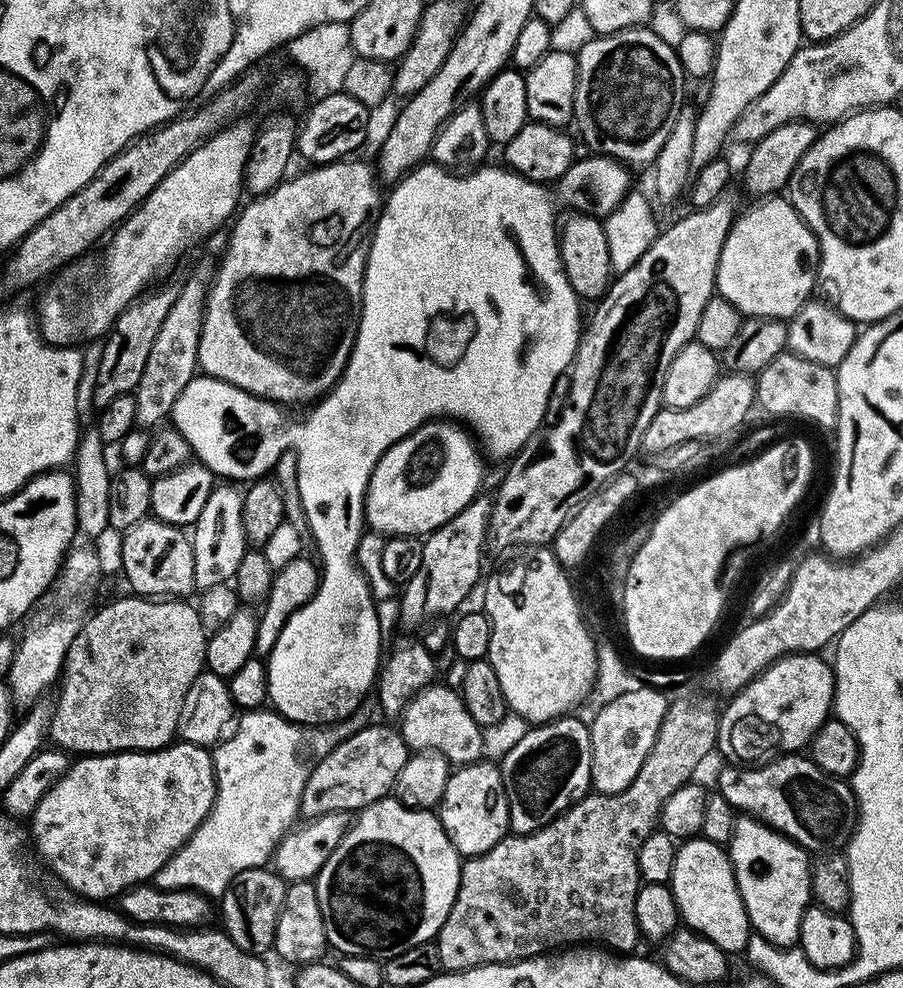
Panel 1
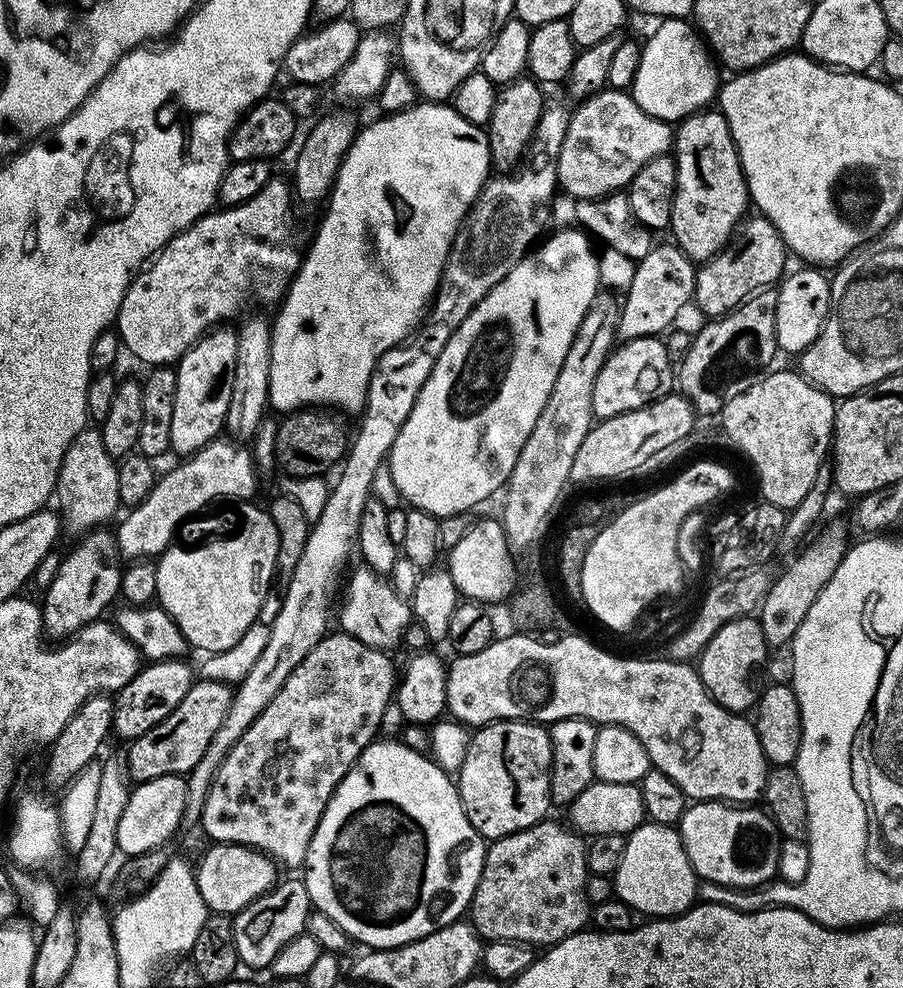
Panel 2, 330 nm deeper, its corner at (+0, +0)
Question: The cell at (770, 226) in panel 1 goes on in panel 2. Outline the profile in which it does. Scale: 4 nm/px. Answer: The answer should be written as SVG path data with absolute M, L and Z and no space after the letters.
M701 110L679 121L674 132L674 159L676 193L670 232L693 262L707 262L733 239L750 208L744 168L723 112Z

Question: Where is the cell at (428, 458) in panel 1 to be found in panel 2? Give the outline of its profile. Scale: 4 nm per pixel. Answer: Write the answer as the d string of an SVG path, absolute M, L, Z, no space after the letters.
M568 228L565 232L556 232L548 241L545 239L539 247L529 251L523 260L519 260L514 266L514 270L510 270L510 274L506 274L506 278L502 278L502 282L498 282L498 286L491 288L486 294L486 298L482 298L482 302L478 302L478 306L474 306L474 310L470 310L470 314L466 314L462 326L458 326L458 330L454 330L454 334L446 342L442 354L438 358L438 362L434 362L434 370L430 370L430 378L427 378L417 394L413 409L410 410L409 417L406 418L404 425L398 432L397 440L386 460L387 467L392 467L392 480L396 483L397 490L409 500L410 503L408 504L413 509L420 509L437 518L456 516L459 512L464 512L467 508L482 503L487 496L494 495L496 491L499 493L507 484L508 477L512 475L519 454L523 450L523 444L531 435L535 423L538 422L538 418L546 406L551 388L554 386L559 370L563 366L563 360L575 340L576 332L602 288L599 276L600 257L597 249L592 249L593 241L588 232L577 231Z

